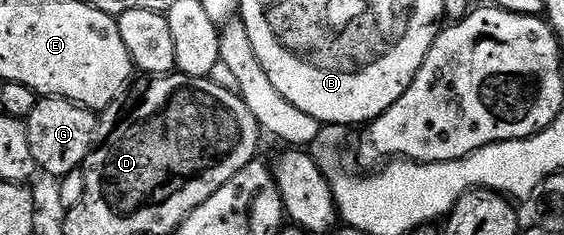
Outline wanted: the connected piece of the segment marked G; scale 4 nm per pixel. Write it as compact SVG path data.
M56 95L36 98L25 122L29 133L29 150L33 152L35 166L40 172L44 171L52 177L64 175L80 166L95 141L96 112L71 99L62 99Z

